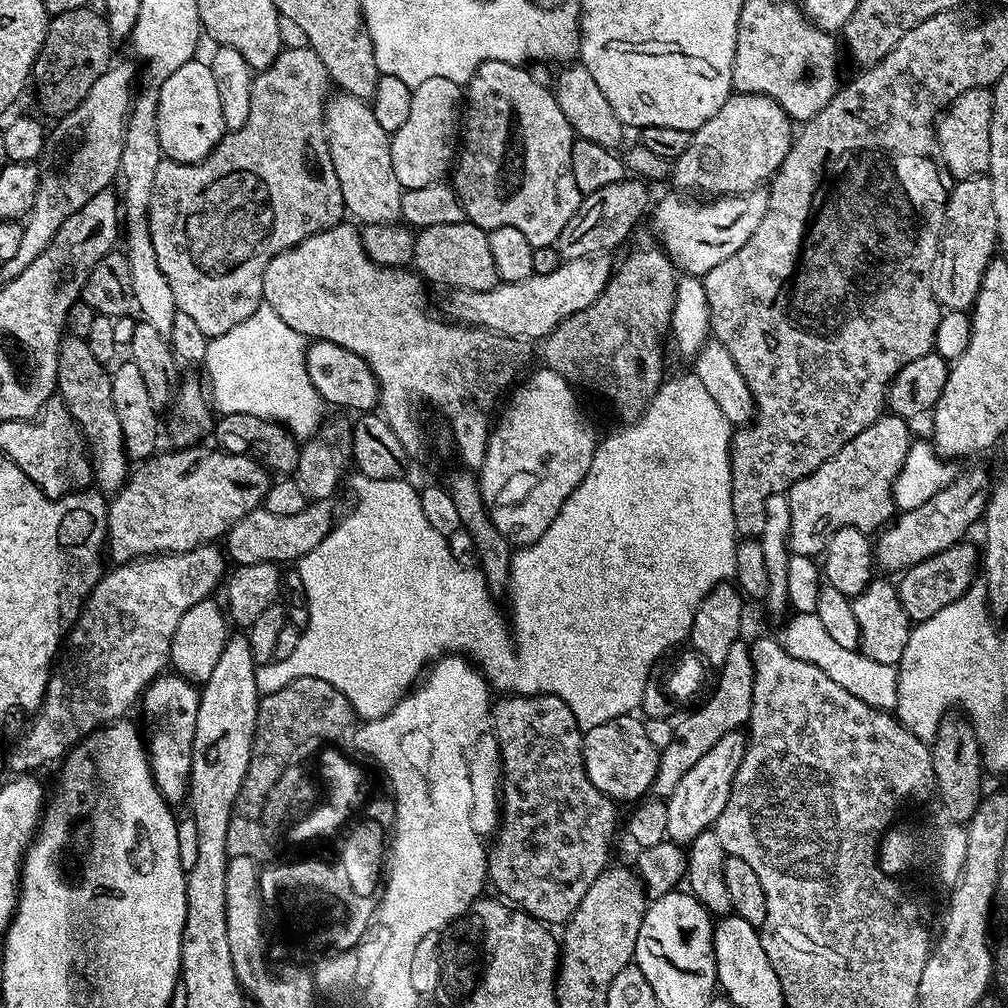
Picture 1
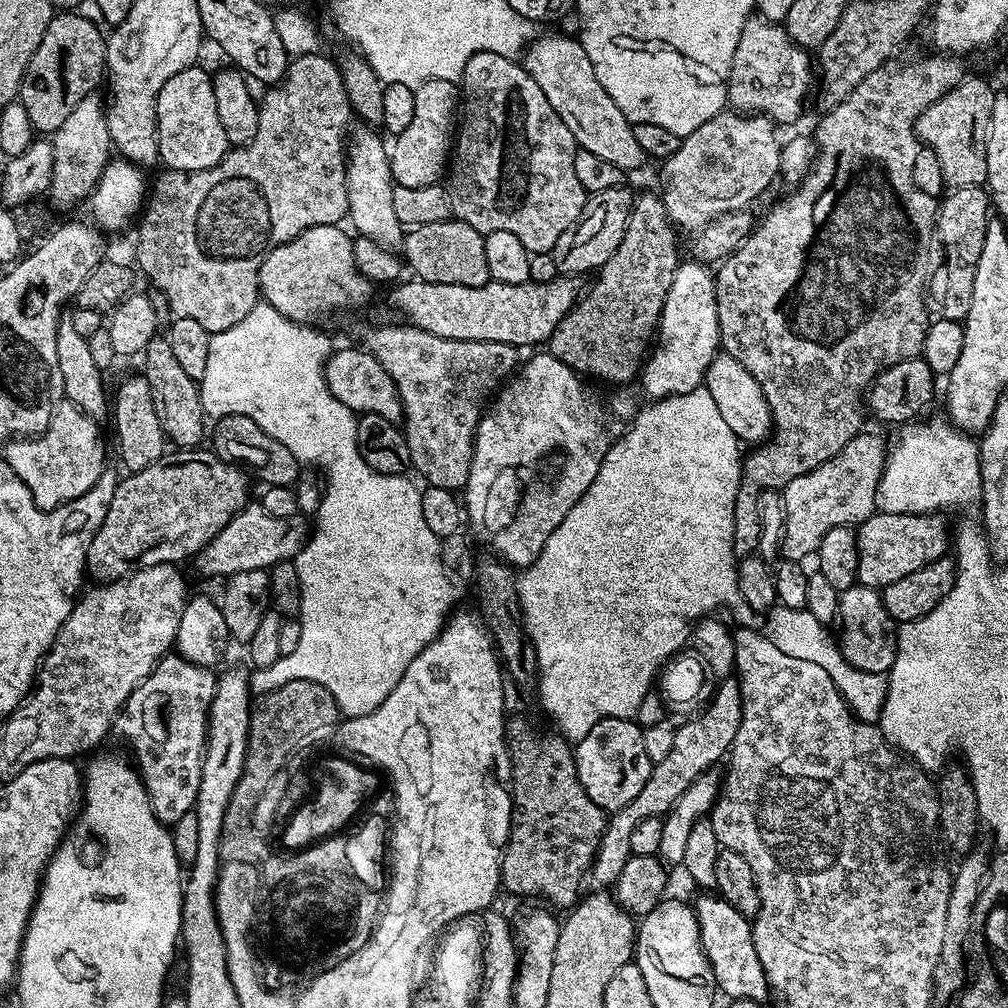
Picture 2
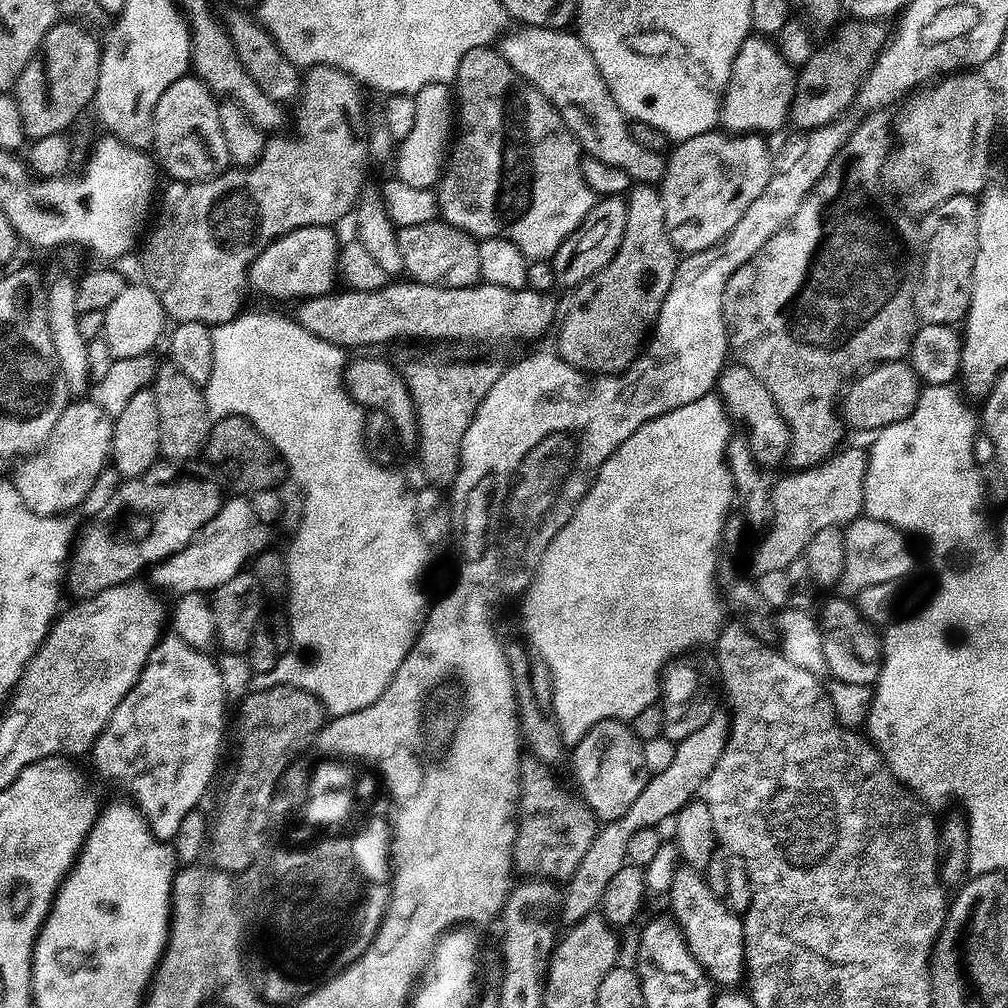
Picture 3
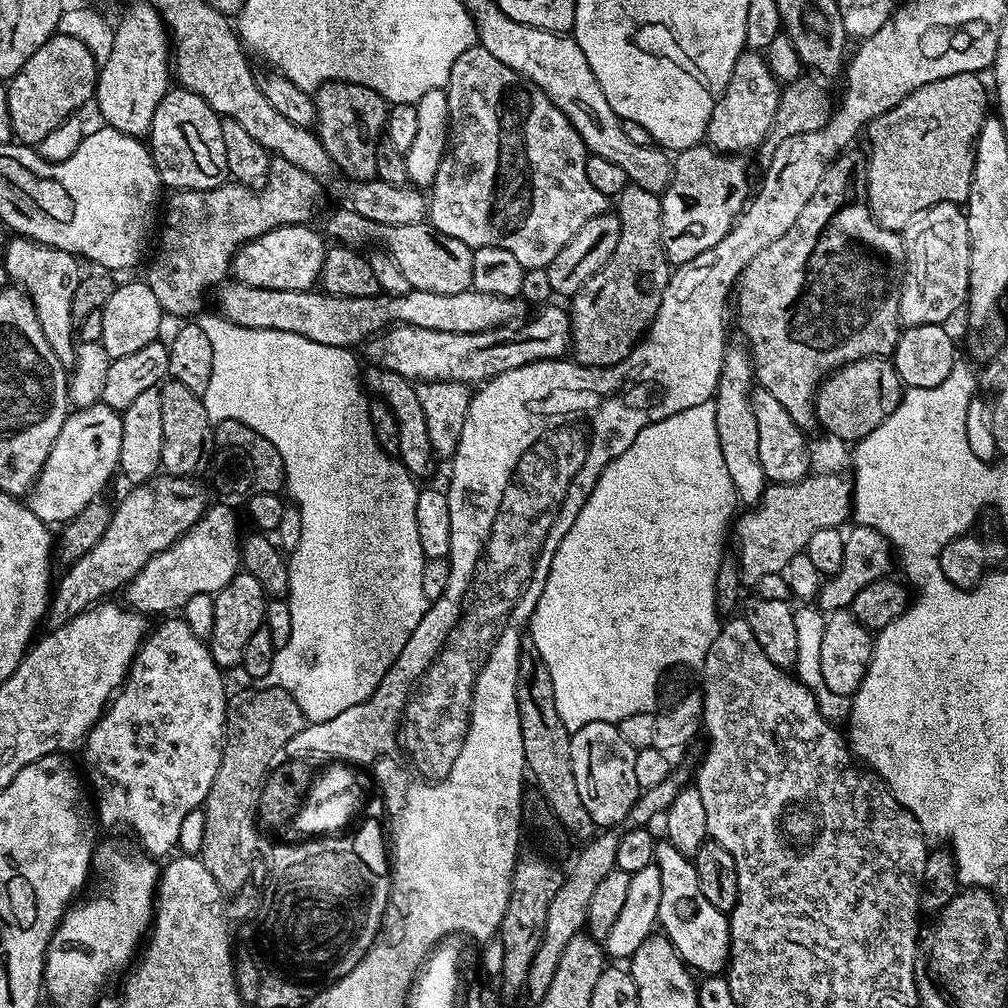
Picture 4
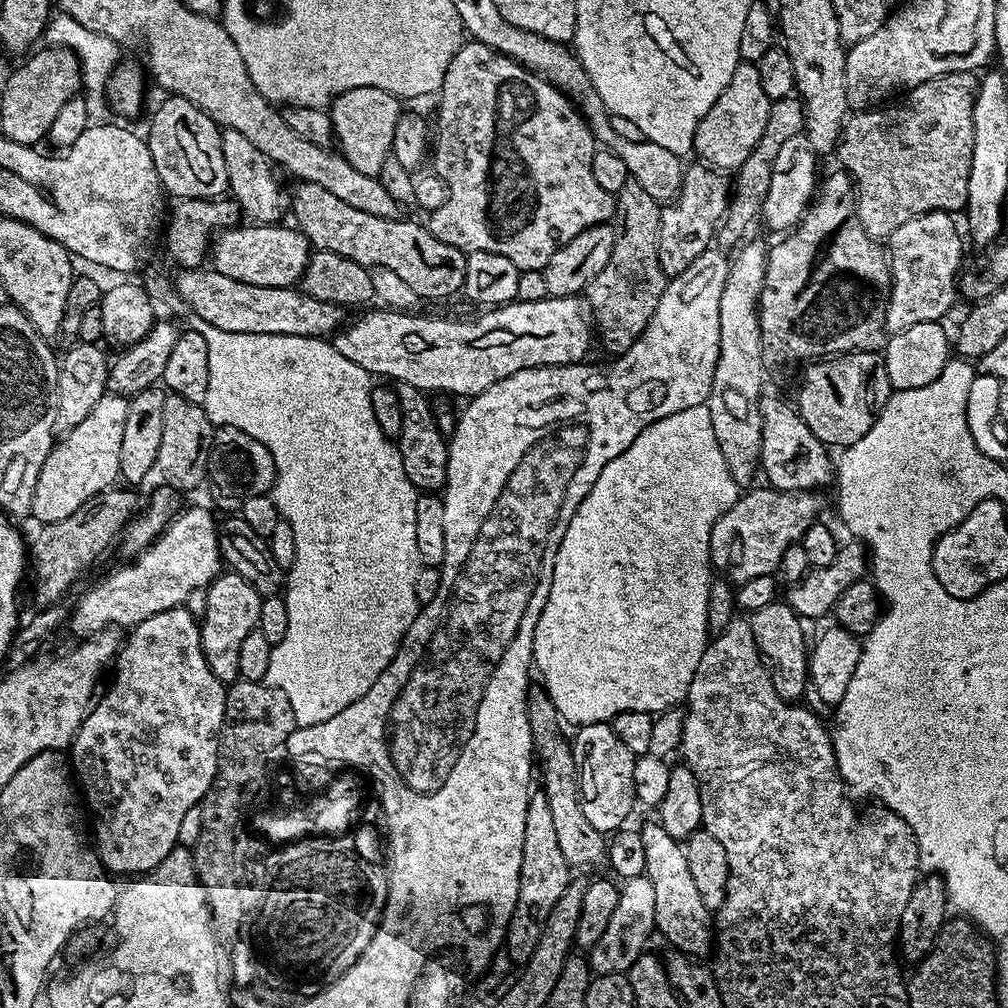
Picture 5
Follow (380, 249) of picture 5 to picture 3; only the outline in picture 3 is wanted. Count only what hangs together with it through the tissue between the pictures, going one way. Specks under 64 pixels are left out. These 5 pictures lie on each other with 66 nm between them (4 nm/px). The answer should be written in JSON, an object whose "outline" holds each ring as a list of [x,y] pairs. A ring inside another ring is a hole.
{"outline":[[[433,220],[418,226],[400,228],[397,235],[405,273],[420,284],[468,288],[481,281],[478,242],[467,232],[441,220]]]}

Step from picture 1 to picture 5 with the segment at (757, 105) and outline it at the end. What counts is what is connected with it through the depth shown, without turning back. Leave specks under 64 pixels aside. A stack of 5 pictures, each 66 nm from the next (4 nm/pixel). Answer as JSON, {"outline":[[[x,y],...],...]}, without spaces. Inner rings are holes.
{"outline":[[[689,163],[684,169],[682,186],[675,200],[665,203],[660,210],[660,245],[658,262],[665,276],[671,278],[682,274],[694,258],[709,251],[711,242],[717,235],[724,213],[730,201],[730,184],[723,180],[717,169],[703,163]]]}

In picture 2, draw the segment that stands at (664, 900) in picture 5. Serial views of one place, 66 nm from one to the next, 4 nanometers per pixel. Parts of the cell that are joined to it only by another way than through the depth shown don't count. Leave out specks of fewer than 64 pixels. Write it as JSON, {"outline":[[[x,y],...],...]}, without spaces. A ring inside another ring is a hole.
{"outline":[[[700,894],[694,900],[694,911],[700,927],[700,944],[712,967],[717,989],[723,995],[725,992],[732,1000],[767,1001],[770,996],[768,983],[762,962],[758,962],[758,950],[754,950],[749,917],[738,914],[734,906],[730,906],[716,894]]]}

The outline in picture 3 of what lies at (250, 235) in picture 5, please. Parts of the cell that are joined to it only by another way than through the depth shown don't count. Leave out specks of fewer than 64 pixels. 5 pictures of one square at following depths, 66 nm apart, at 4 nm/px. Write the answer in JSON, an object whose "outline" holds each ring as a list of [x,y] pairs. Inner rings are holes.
{"outline":[[[306,226],[280,236],[256,255],[248,268],[251,291],[261,292],[272,300],[301,302],[315,296],[324,296],[338,284],[338,241],[331,227]]]}

